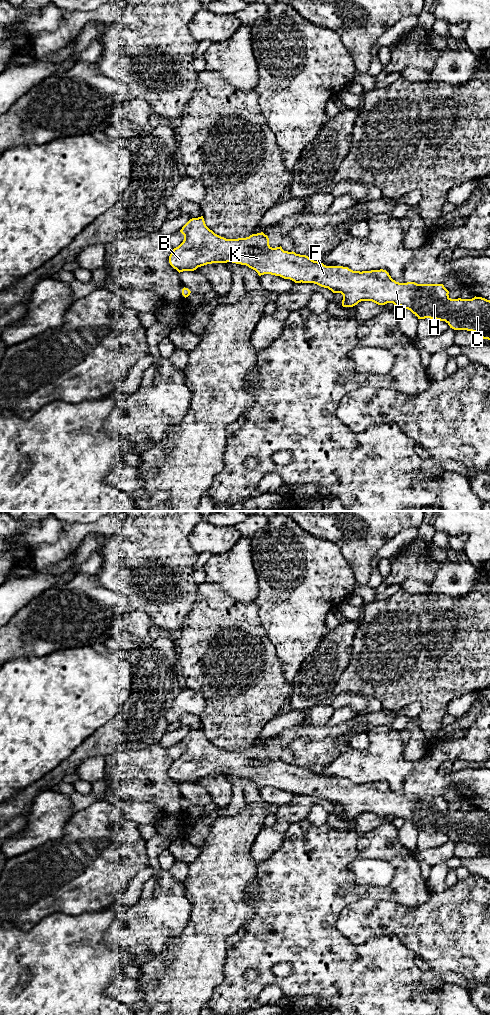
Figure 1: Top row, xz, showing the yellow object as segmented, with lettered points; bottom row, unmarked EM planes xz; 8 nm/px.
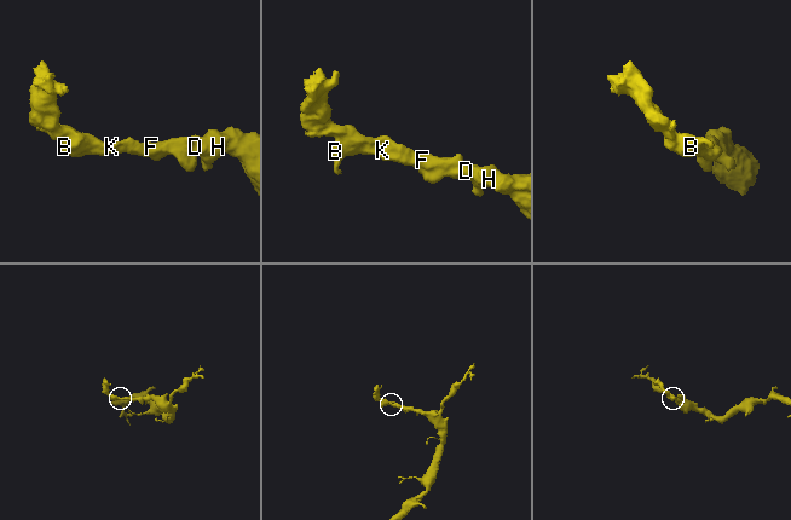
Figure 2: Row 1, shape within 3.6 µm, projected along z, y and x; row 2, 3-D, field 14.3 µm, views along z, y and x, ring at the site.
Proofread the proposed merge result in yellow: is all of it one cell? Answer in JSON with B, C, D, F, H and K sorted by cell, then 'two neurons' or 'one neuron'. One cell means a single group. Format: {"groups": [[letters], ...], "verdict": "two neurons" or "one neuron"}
{"groups": [["B", "C", "D", "F", "H", "K"]], "verdict": "one neuron"}

